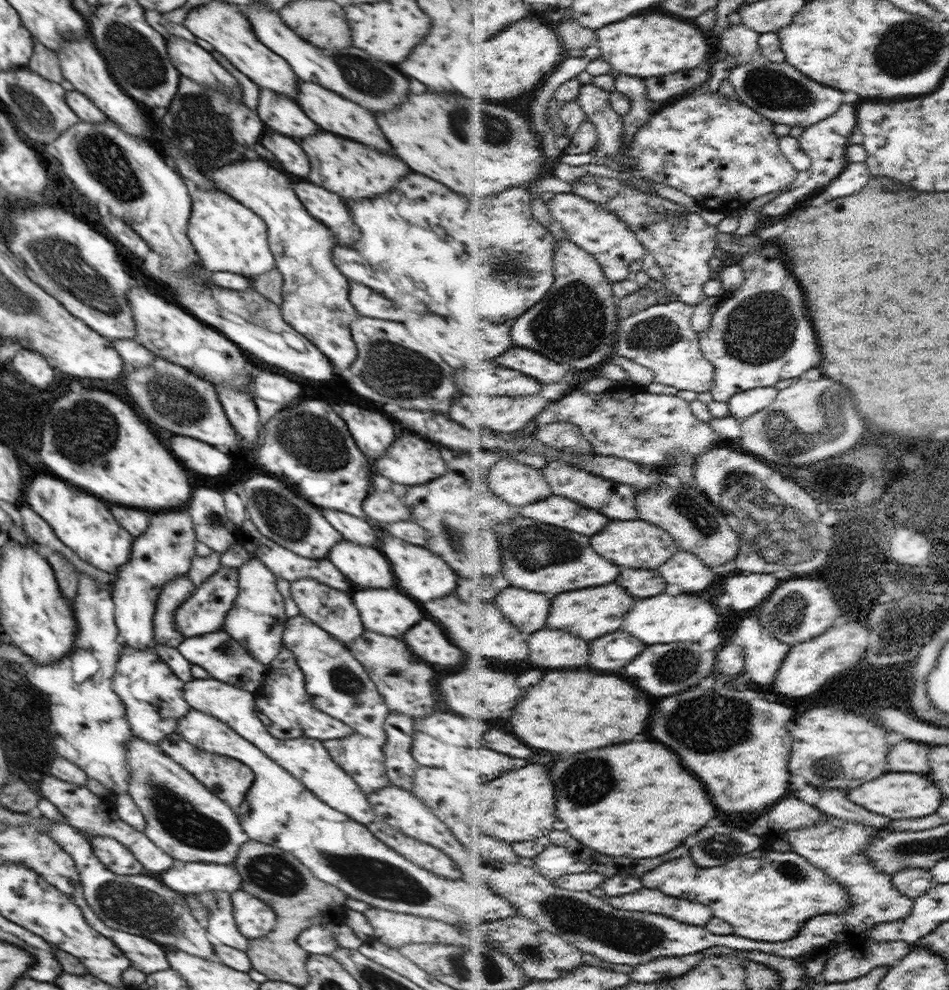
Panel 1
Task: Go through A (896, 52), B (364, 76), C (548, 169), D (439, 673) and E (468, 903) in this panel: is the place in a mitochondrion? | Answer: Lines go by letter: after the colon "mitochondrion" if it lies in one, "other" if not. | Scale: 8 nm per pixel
A: mitochondrion
B: mitochondrion
C: other
D: other
E: other

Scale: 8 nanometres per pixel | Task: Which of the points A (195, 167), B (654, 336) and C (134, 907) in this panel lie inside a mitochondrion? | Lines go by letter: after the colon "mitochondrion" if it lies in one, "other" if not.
A: mitochondrion
B: mitochondrion
C: mitochondrion

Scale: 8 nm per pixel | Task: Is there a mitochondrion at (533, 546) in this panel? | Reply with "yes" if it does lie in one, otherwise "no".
yes

